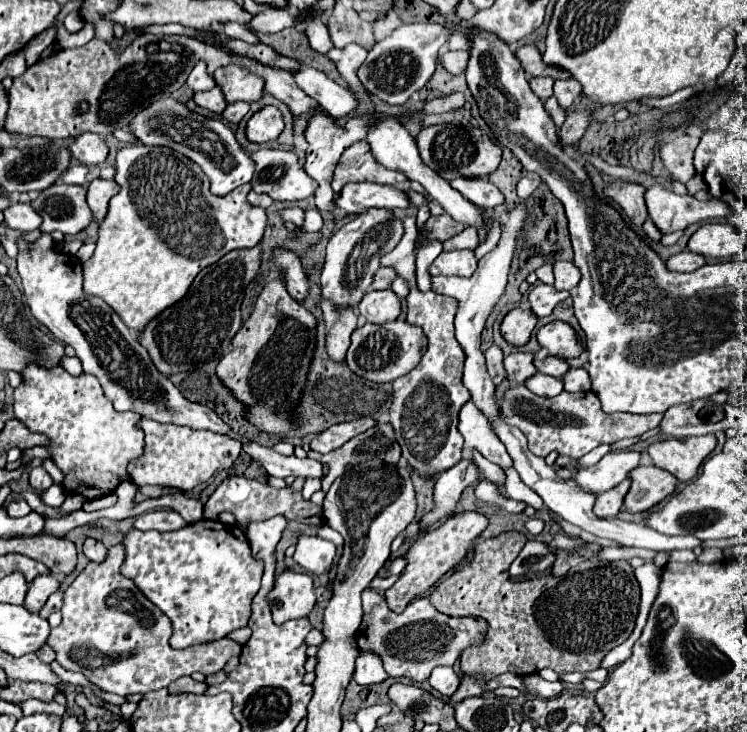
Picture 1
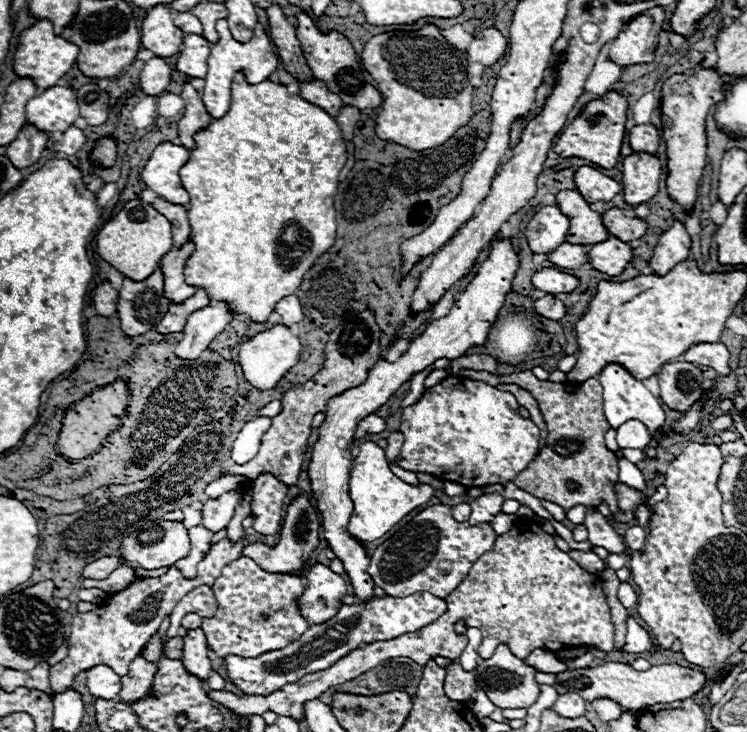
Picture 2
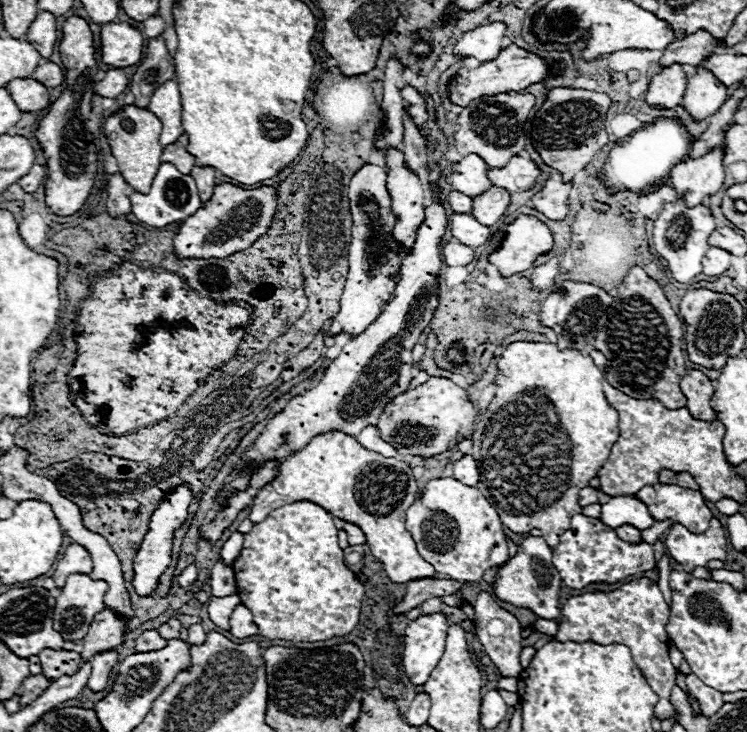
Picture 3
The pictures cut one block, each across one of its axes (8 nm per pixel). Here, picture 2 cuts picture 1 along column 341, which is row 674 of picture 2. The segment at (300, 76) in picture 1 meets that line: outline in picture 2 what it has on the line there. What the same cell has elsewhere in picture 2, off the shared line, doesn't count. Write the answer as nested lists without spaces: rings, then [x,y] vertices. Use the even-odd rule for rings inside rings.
[[[98,664],[98,666],[92,666],[86,670],[86,686],[88,686],[90,694],[96,698],[120,700],[120,696],[118,696],[120,688],[122,688],[120,676],[104,664]]]

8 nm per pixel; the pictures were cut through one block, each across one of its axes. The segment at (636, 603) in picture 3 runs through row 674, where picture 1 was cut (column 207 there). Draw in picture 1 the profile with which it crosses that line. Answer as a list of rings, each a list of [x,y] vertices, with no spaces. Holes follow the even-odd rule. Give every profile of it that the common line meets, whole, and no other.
[[[120,544],[108,548],[106,562],[90,562],[82,574],[64,592],[62,622],[52,628],[48,646],[54,648],[56,660],[74,672],[82,672],[94,686],[118,696],[146,694],[166,688],[170,682],[202,672],[204,676],[222,670],[222,666],[242,652],[242,646],[222,638],[186,650],[172,650],[168,640],[172,624],[138,588],[120,574],[124,550]]]

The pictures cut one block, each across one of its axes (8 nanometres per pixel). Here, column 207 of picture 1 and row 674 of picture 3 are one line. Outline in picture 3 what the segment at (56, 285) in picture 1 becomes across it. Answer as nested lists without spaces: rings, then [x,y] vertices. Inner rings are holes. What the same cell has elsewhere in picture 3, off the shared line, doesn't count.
[[[440,612],[432,616],[420,616],[408,624],[404,632],[402,664],[406,666],[406,676],[410,676],[414,686],[424,684],[440,662],[448,626],[450,622]]]

